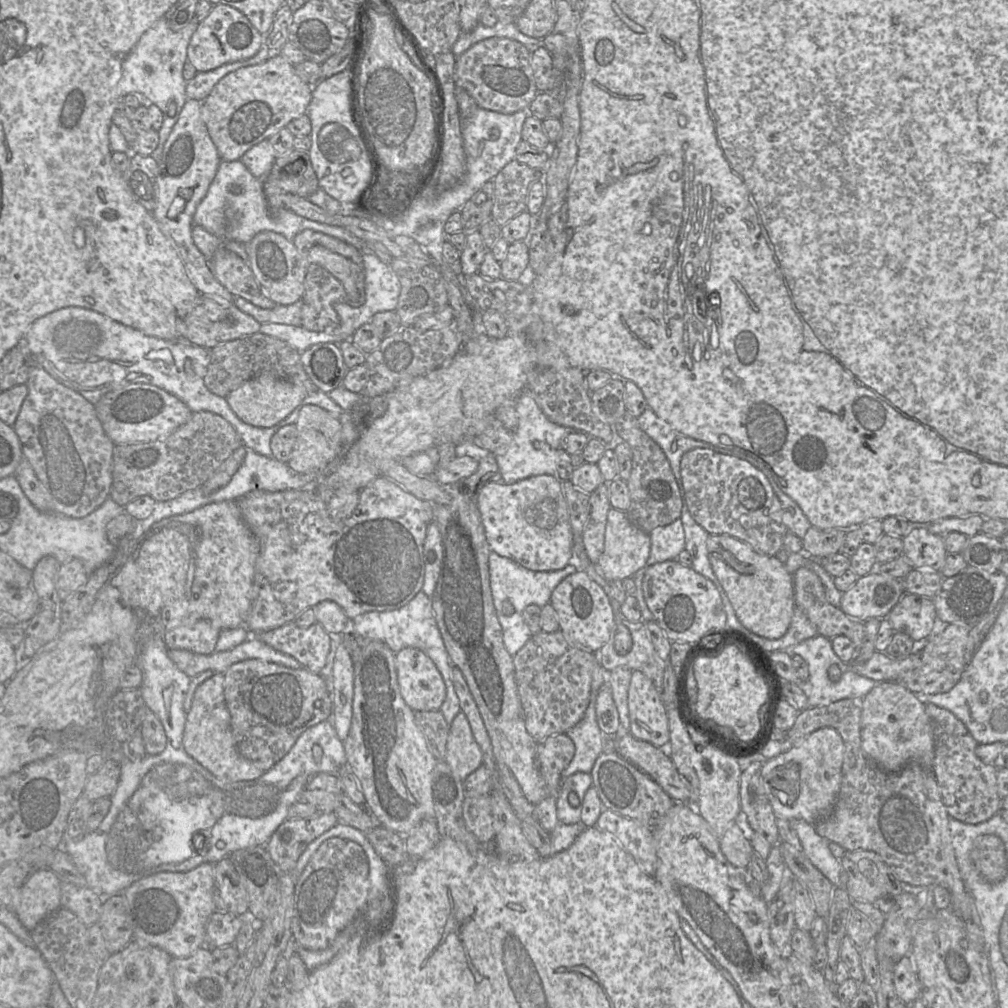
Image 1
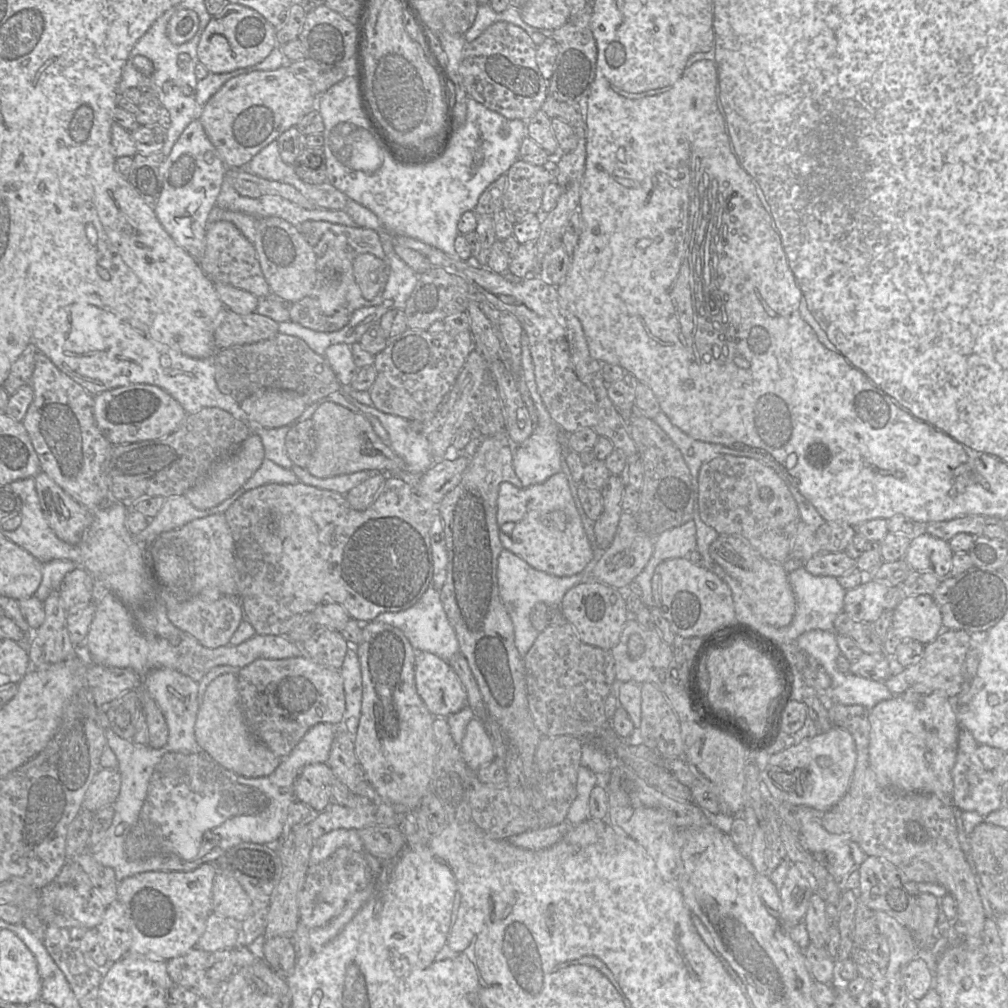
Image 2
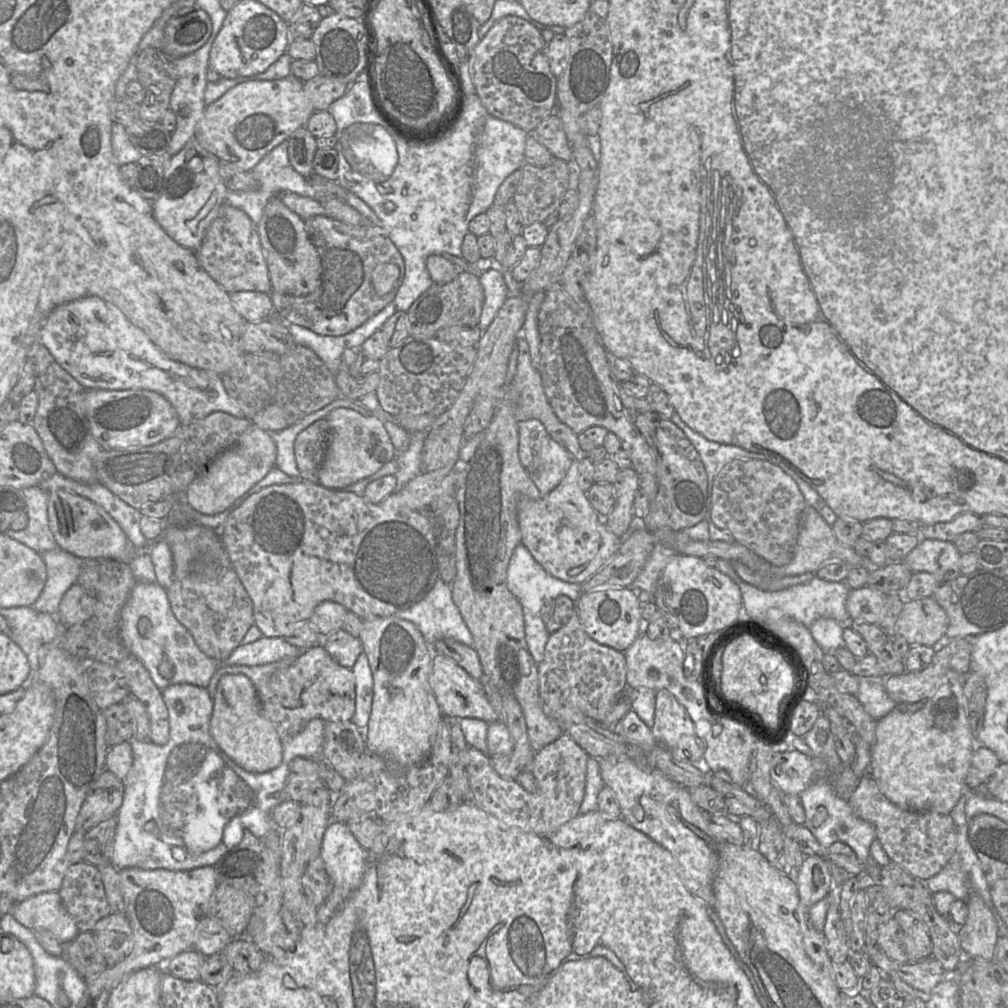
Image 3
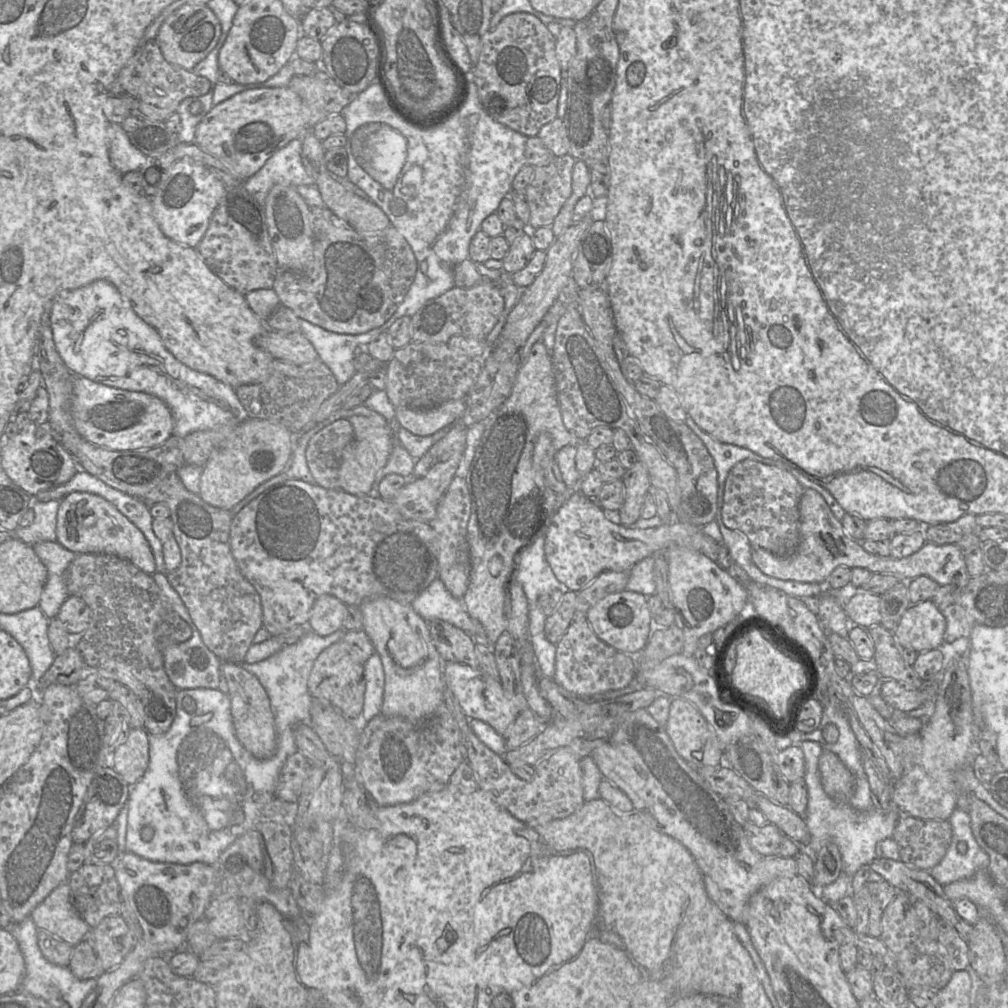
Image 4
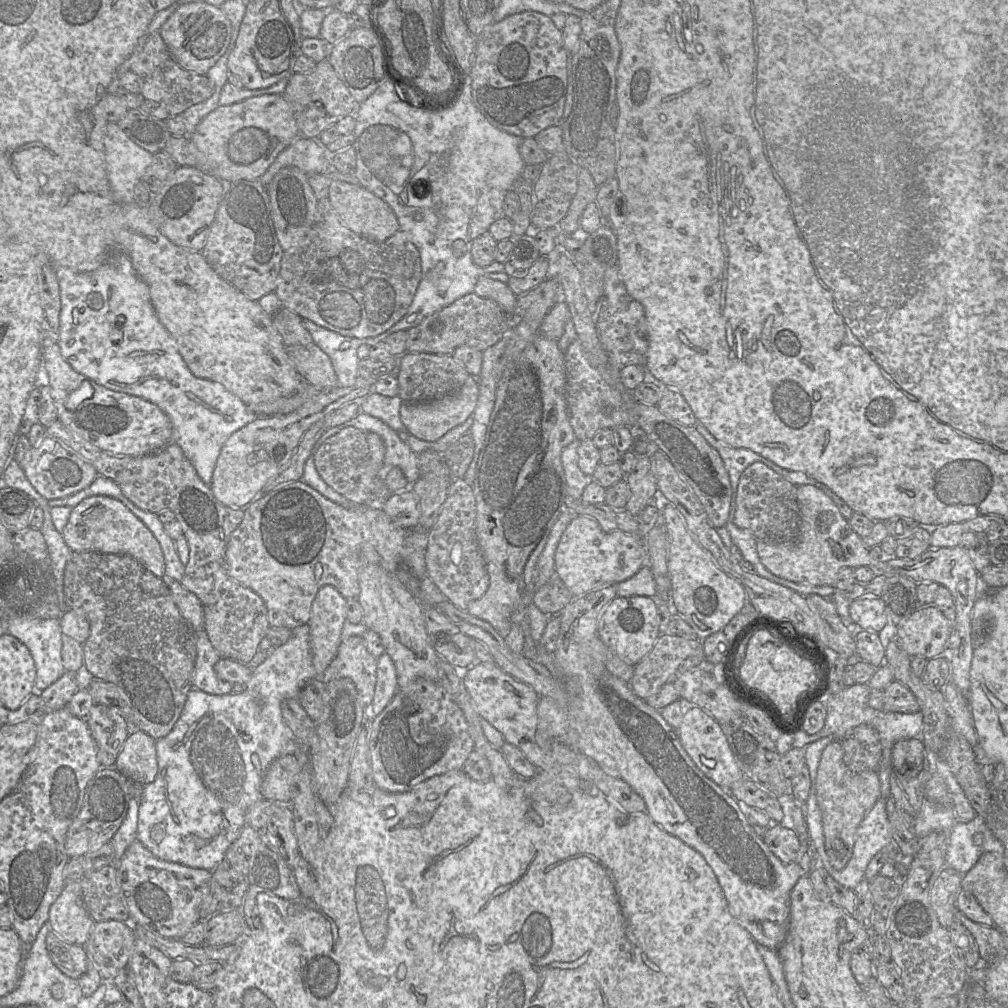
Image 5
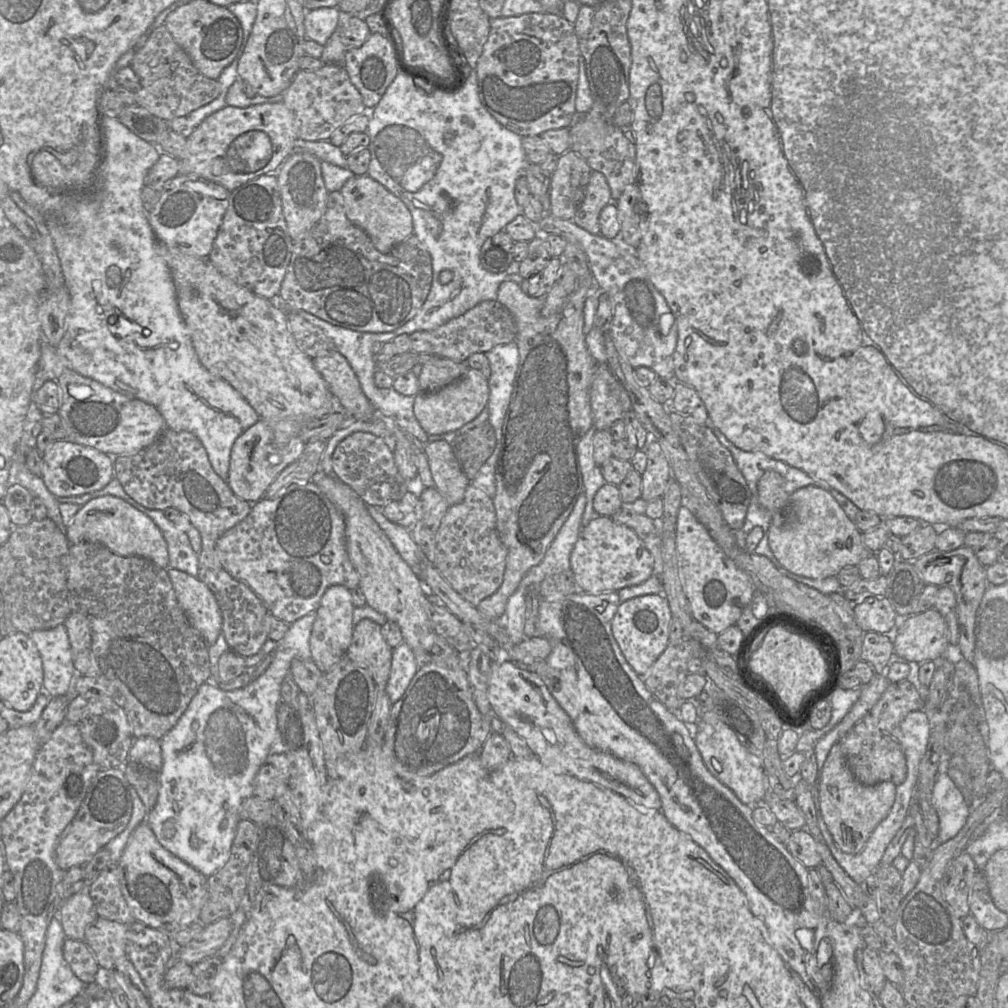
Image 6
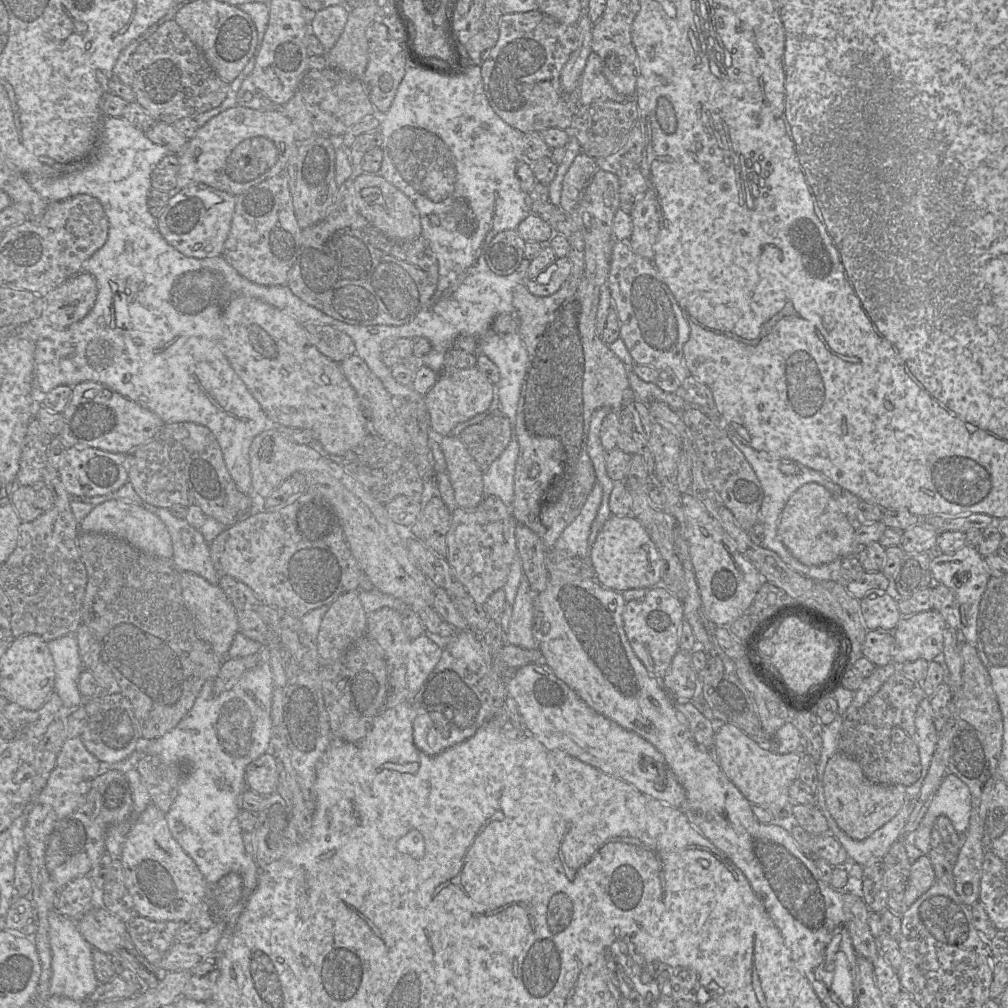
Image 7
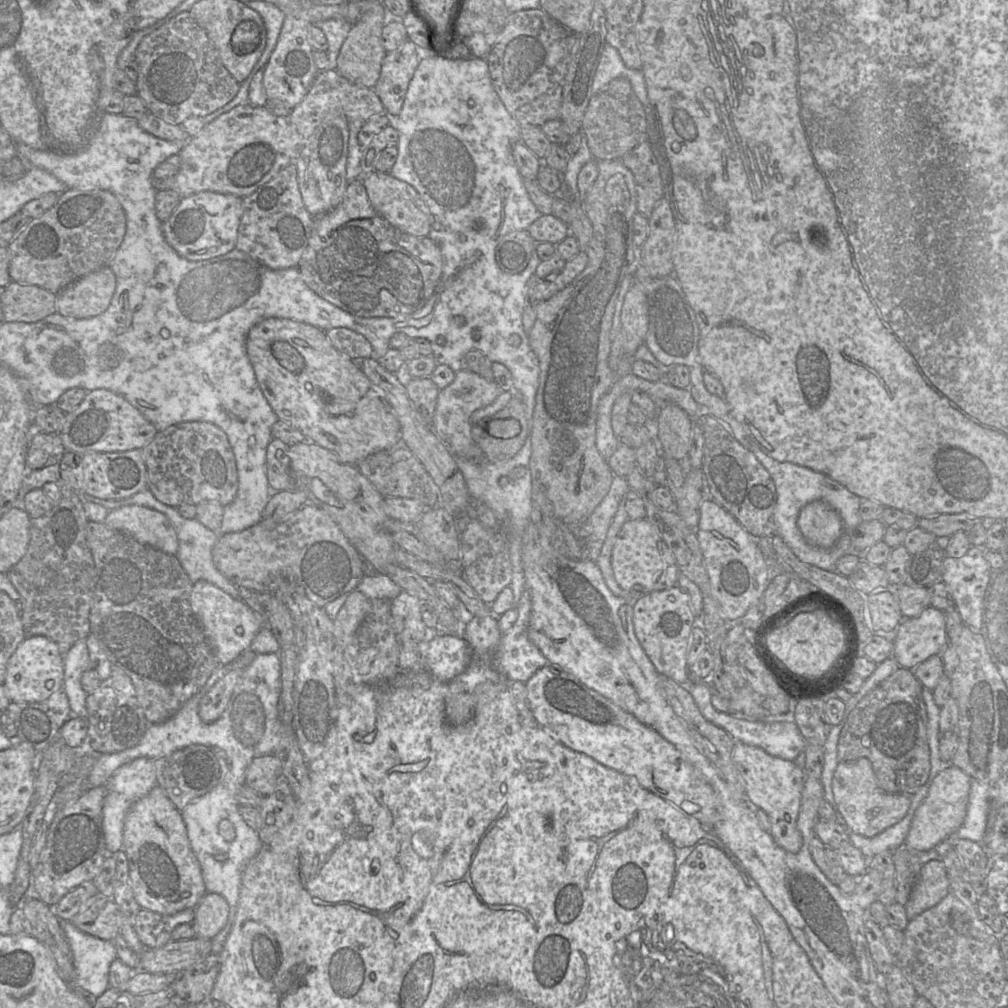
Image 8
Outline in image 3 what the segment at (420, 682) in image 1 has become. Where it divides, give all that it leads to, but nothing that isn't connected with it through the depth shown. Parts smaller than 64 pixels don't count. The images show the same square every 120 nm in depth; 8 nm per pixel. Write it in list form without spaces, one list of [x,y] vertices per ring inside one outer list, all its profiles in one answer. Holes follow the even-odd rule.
[[[435,653],[429,683],[445,718],[477,718],[487,723],[498,721],[499,717],[486,696],[483,684],[473,679],[453,659]]]

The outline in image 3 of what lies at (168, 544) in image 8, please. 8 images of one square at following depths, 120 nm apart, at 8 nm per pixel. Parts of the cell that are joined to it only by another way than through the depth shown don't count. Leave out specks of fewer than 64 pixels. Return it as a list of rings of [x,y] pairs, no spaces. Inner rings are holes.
[[[65,490],[49,493],[48,519],[58,546],[77,557],[114,559],[129,564],[139,554],[119,524],[101,506],[87,498]]]

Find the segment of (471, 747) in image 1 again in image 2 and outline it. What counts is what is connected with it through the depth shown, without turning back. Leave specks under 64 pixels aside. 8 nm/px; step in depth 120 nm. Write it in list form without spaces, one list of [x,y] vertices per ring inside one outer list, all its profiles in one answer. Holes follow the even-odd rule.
[[[473,718],[468,723],[465,736],[459,746],[462,757],[471,771],[476,772],[495,759],[492,740],[484,724],[478,719]]]

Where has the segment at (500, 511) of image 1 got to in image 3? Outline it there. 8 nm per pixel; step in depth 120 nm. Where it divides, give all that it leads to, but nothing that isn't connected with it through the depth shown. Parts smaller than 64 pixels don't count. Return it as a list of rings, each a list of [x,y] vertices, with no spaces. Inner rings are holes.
[[[579,458],[572,463],[559,485],[538,500],[521,498],[517,505],[517,519],[521,530],[521,544],[554,578],[571,584],[584,584],[618,551],[623,538],[611,533],[591,506],[578,483]]]

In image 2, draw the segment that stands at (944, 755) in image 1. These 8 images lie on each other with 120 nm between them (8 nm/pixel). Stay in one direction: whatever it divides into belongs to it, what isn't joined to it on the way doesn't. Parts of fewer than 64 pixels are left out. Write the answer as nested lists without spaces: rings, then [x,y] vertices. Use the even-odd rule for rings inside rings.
[[[960,728],[957,757],[952,769],[952,806],[959,808],[963,812],[971,811],[986,816],[1003,805],[1003,792],[1002,786],[996,782],[993,772],[985,769],[978,759],[976,755],[978,744],[968,729]]]

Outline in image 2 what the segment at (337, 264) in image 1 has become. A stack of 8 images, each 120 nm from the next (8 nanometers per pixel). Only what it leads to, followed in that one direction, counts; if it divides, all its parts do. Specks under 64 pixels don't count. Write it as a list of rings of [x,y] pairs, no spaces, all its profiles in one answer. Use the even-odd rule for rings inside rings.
[[[365,253],[353,260],[353,274],[362,295],[367,300],[373,300],[384,289],[389,275],[389,265],[375,255]]]

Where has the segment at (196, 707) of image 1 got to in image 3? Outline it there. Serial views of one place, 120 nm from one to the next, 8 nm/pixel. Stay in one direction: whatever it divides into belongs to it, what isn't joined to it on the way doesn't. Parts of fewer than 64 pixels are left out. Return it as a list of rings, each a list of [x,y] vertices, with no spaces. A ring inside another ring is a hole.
[[[243,674],[221,677],[213,698],[210,734],[220,749],[245,771],[265,773],[278,767],[283,759],[283,743],[274,725],[264,716],[258,692]]]

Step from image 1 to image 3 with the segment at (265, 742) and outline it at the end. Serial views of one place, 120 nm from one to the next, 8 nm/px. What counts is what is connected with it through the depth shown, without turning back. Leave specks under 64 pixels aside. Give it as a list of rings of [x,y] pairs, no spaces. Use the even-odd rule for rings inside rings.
[[[322,645],[301,650],[289,667],[274,673],[266,686],[259,687],[257,692],[262,712],[274,725],[281,741],[289,741],[312,719],[347,722],[355,713],[353,671],[339,665]]]

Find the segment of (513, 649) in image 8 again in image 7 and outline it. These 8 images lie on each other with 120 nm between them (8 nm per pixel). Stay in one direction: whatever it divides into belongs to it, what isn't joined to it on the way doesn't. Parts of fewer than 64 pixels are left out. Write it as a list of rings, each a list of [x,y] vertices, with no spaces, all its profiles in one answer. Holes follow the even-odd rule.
[[[522,578],[506,634],[506,644],[525,649],[538,648],[533,634],[534,604],[529,583]]]

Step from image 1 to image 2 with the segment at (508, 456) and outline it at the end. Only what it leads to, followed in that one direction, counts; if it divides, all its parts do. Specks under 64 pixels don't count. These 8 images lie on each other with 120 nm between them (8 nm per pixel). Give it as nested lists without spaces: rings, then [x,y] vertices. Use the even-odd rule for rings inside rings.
[[[524,332],[521,337],[521,347],[522,377],[532,401],[537,420],[532,435],[521,445],[515,447],[513,454],[513,468],[522,485],[524,487],[529,487],[536,484],[542,484],[553,475],[562,472],[562,453],[564,449],[562,445],[562,435],[565,435],[565,432],[562,431],[561,427],[559,427],[551,418],[538,393],[529,340]]]

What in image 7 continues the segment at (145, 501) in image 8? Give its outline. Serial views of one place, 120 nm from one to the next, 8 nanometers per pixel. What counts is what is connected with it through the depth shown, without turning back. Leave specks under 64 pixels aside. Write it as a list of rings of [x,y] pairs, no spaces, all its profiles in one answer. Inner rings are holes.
[[[127,482],[117,491],[103,495],[103,496],[94,496],[94,497],[72,497],[74,501],[81,501],[83,503],[88,503],[91,505],[99,505],[103,502],[109,500],[121,500],[121,501],[131,501],[139,507],[144,508],[150,513],[158,517],[162,523],[166,526],[172,541],[173,556],[172,562],[175,567],[180,572],[191,572],[202,578],[212,585],[218,585],[220,573],[215,568],[210,558],[209,544],[205,541],[202,534],[199,530],[191,527],[185,519],[175,518],[166,508],[155,507],[147,502],[143,501],[138,494],[135,492],[133,486]]]

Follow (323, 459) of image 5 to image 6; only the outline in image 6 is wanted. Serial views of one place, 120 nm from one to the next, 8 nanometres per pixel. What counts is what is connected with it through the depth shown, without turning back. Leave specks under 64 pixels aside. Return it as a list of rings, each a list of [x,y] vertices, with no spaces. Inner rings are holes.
[[[354,432],[336,446],[332,455],[332,473],[354,490],[367,506],[382,509],[408,492],[409,481],[400,475],[395,465],[394,452],[382,438],[371,433]]]

